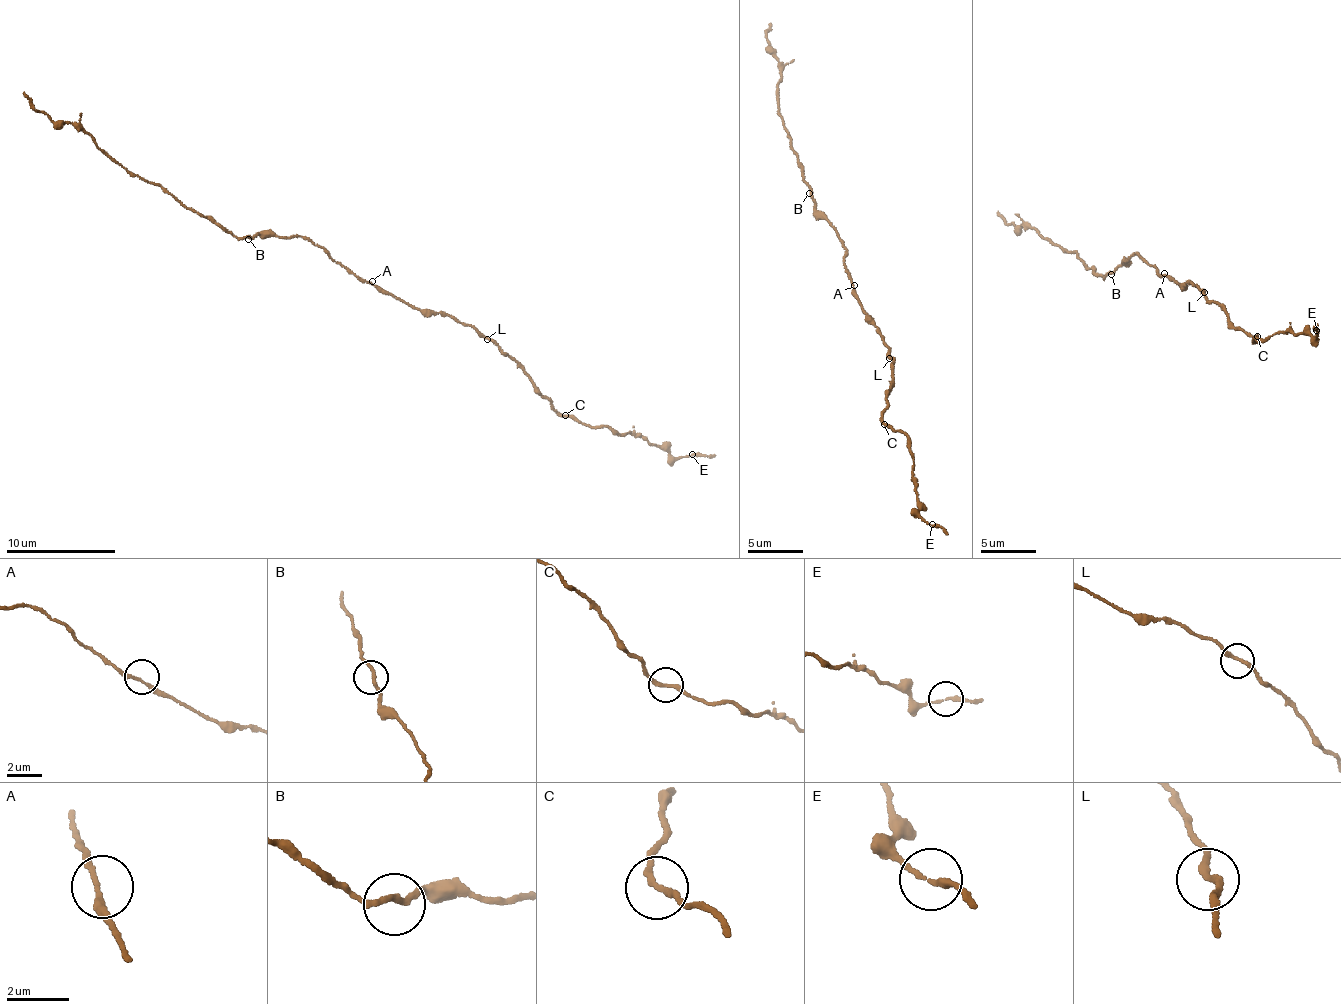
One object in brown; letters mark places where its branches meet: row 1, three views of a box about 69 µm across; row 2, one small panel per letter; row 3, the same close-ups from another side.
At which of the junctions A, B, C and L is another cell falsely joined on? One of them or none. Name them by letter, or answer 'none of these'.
none of these

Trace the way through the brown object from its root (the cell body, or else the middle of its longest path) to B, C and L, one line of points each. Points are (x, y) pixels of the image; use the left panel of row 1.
B: (370, 284), (303, 236), (266, 236), (262, 233), (248, 239)
C: (370, 284), (420, 309), (449, 315), (481, 333), (510, 355), (535, 388), (549, 398), (555, 411), (565, 416)
L: (370, 284), (420, 309), (449, 315), (487, 339)

